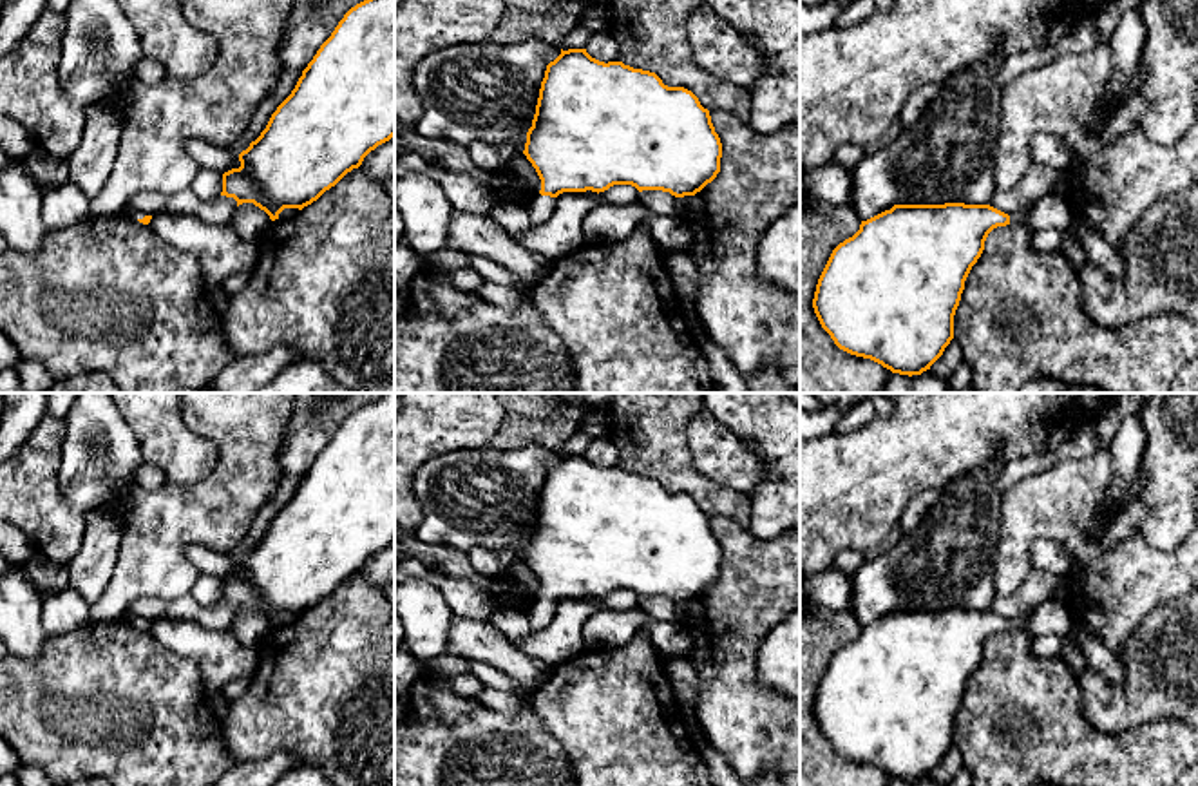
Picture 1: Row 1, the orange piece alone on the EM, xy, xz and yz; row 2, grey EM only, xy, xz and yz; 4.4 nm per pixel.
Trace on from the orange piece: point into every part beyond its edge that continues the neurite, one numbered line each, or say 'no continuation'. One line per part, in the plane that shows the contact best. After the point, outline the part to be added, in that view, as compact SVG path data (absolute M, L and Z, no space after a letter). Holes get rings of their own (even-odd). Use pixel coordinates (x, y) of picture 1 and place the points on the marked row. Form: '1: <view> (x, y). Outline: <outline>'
1: xz (540, 207). Outline: M534 196L525 205L536 226L543 225L554 212L556 199L550 196Z

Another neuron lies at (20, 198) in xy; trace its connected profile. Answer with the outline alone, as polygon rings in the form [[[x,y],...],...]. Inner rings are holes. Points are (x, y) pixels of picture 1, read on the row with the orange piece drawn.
[[[25,161],[0,168],[0,234],[16,252],[36,254],[49,230],[42,221],[43,190]]]

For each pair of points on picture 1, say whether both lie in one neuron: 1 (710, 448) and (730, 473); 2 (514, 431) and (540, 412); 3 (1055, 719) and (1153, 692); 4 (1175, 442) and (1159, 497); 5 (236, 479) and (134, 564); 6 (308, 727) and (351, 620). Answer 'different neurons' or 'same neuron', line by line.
1: same neuron
2: same neuron
3: different neurons
4: same neuron
5: same neuron
6: same neuron

